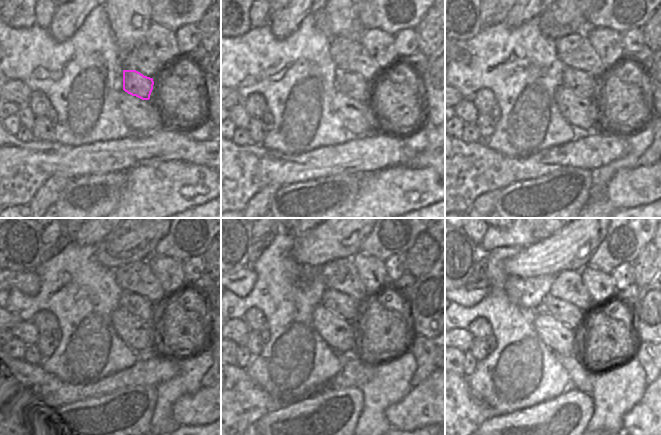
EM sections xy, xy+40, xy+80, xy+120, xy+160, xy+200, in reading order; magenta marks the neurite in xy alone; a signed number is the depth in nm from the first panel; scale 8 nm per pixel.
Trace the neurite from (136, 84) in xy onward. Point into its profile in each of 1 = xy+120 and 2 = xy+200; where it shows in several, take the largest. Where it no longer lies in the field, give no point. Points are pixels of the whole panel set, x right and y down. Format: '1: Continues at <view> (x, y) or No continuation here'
1: Continues at xy+120 (135, 304)
2: Continues at xy+200 (570, 315)

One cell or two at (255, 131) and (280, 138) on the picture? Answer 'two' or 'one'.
two

